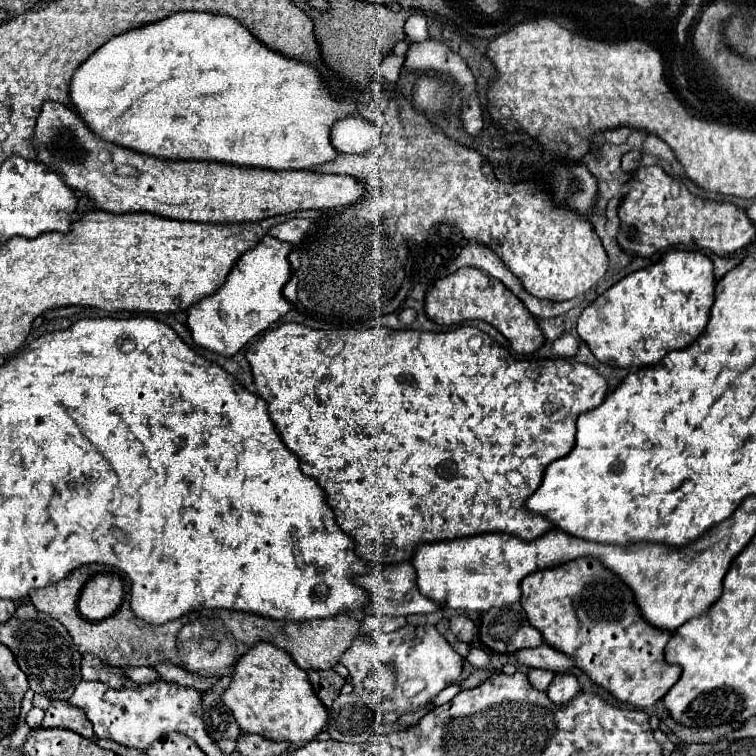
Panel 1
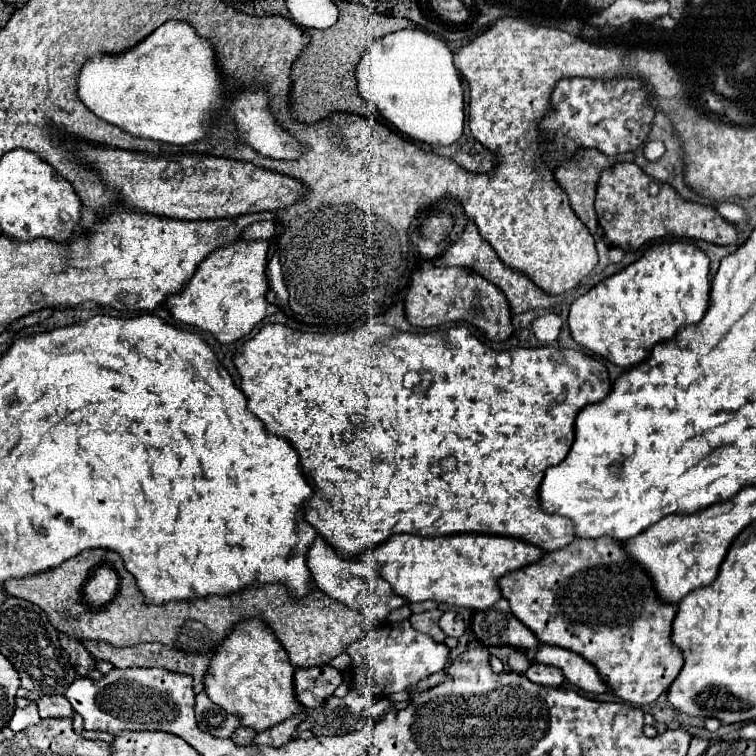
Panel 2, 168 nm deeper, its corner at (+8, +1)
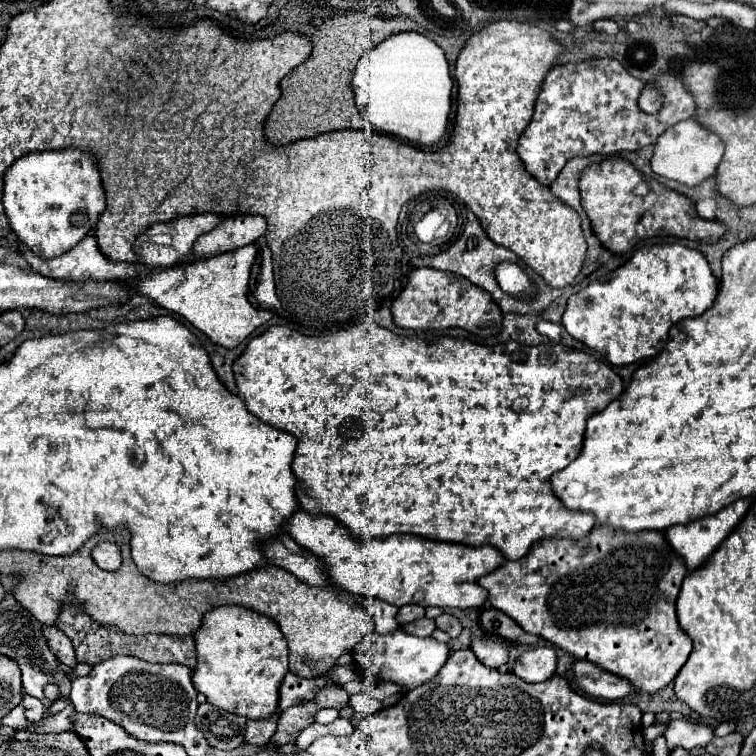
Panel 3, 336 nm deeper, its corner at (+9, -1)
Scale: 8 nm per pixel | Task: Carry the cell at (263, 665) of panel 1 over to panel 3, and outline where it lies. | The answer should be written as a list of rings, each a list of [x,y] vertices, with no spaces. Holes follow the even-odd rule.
[[[218,606],[204,614],[194,640],[198,664],[192,682],[210,704],[250,720],[276,712],[280,682],[288,672],[288,646],[272,618],[244,606]]]

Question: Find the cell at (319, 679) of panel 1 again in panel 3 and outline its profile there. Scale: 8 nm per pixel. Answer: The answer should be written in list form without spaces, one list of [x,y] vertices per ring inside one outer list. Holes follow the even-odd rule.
[[[288,672],[280,684],[278,708],[286,710],[290,706],[296,706],[298,702],[306,702],[306,698],[314,698],[314,690],[320,686],[326,686],[326,682],[334,684],[326,674],[322,678],[300,678]]]

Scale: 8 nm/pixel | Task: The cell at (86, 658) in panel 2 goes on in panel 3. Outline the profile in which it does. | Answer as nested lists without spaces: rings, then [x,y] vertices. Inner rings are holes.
[[[42,626],[42,636],[46,638],[46,644],[48,648],[52,650],[52,654],[66,666],[76,666],[76,656],[74,656],[74,650],[72,650],[72,642],[70,638],[58,630],[56,626]]]

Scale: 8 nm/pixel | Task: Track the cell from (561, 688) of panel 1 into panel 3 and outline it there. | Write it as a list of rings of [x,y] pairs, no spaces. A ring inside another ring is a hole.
[[[534,646],[522,652],[512,672],[524,682],[544,682],[556,674],[556,652],[552,646]]]

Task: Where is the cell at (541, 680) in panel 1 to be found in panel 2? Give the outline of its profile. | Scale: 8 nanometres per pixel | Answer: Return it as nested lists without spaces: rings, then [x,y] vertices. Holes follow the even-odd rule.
[[[515,650],[515,652],[511,652],[511,654],[509,654],[507,664],[509,664],[511,672],[521,674],[521,676],[525,676],[527,668],[531,666],[531,662],[529,662],[529,660],[527,660],[527,656],[525,656],[525,652],[519,652],[519,650]]]

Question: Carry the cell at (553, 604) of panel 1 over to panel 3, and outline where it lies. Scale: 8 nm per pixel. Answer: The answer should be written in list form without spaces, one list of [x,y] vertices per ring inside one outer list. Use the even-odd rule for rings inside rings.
[[[596,526],[590,530],[590,534],[586,534],[580,540],[572,540],[572,538],[544,538],[538,544],[534,544],[530,548],[530,552],[516,560],[516,562],[502,562],[502,566],[498,566],[494,572],[484,574],[478,578],[478,584],[488,590],[488,602],[490,606],[494,606],[496,610],[508,614],[510,618],[514,618],[526,632],[530,634],[538,634],[542,638],[546,638],[548,642],[552,642],[554,646],[562,648],[564,652],[576,656],[578,660],[590,660],[594,664],[598,664],[600,668],[614,672],[618,676],[624,676],[628,680],[632,680],[632,684],[636,688],[640,688],[642,694],[654,694],[658,690],[662,690],[666,684],[670,684],[678,670],[684,666],[684,662],[688,660],[690,652],[692,652],[692,640],[684,634],[684,630],[680,630],[678,618],[676,618],[676,598],[680,592],[680,584],[686,576],[686,564],[684,560],[672,550],[672,546],[666,540],[664,532],[658,530],[642,530],[638,534],[626,534],[624,530],[614,530],[612,526]],[[548,568],[548,576],[542,576],[540,570]]]

